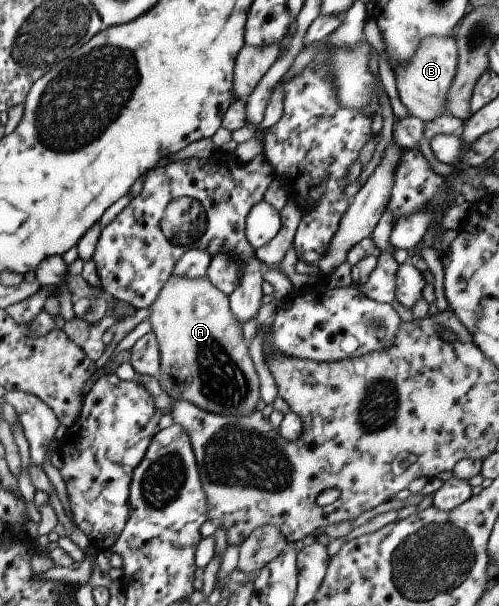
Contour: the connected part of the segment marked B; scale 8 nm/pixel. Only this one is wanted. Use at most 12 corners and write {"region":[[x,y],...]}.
{"region":[[428,37],[391,67],[398,99],[427,122],[446,114],[455,39]]}

